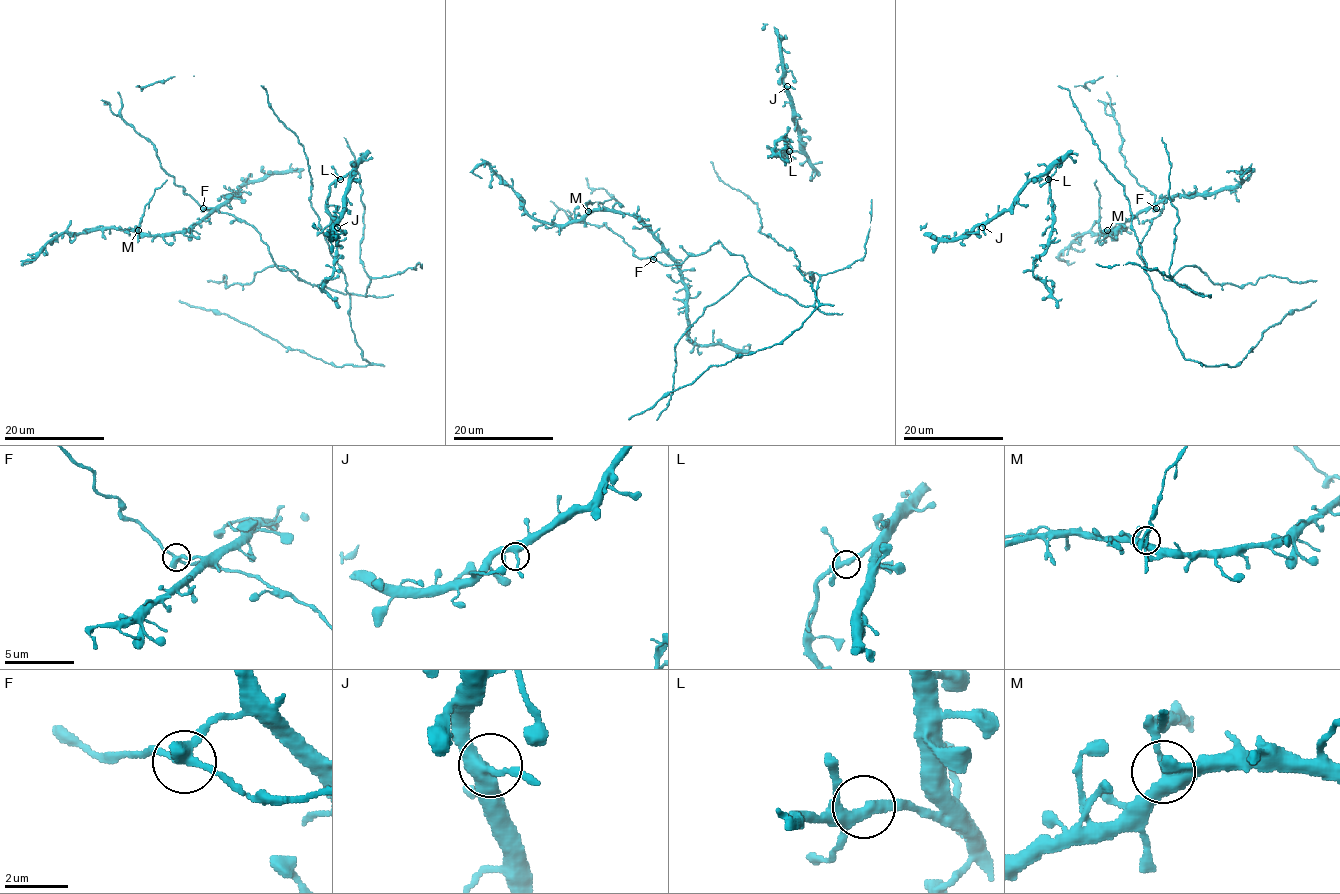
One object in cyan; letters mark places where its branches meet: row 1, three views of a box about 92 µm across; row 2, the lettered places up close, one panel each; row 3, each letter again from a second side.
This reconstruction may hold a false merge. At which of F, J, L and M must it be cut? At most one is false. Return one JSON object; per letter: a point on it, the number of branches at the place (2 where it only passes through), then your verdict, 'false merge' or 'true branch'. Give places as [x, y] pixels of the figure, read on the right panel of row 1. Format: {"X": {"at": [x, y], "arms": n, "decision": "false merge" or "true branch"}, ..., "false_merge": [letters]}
{"F": {"at": [1156, 208], "arms": 3, "decision": "true branch"}, "J": {"at": [982, 227], "arms": 3, "decision": "true branch"}, "L": {"at": [1048, 179], "arms": 3, "decision": "true branch"}, "M": {"at": [1107, 230], "arms": 3, "decision": "false merge"}, "false_merge": ["M"]}

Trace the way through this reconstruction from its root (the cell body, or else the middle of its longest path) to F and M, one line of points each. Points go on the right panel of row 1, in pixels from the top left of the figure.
F: (1195, 293), (1149, 269), (1138, 253), (1152, 221), (1162, 212), (1155, 208)
M: (1195, 293), (1149, 269), (1138, 253), (1139, 243), (1160, 209), (1140, 209), (1109, 234), (1108, 231)

